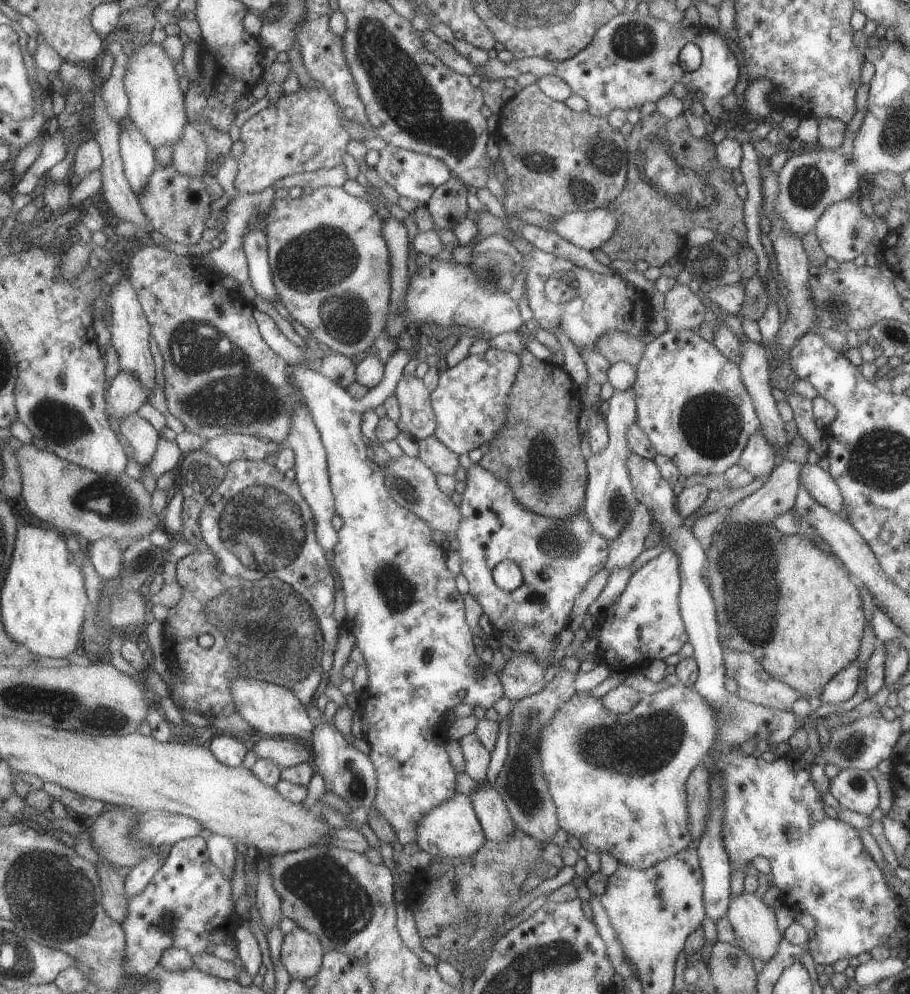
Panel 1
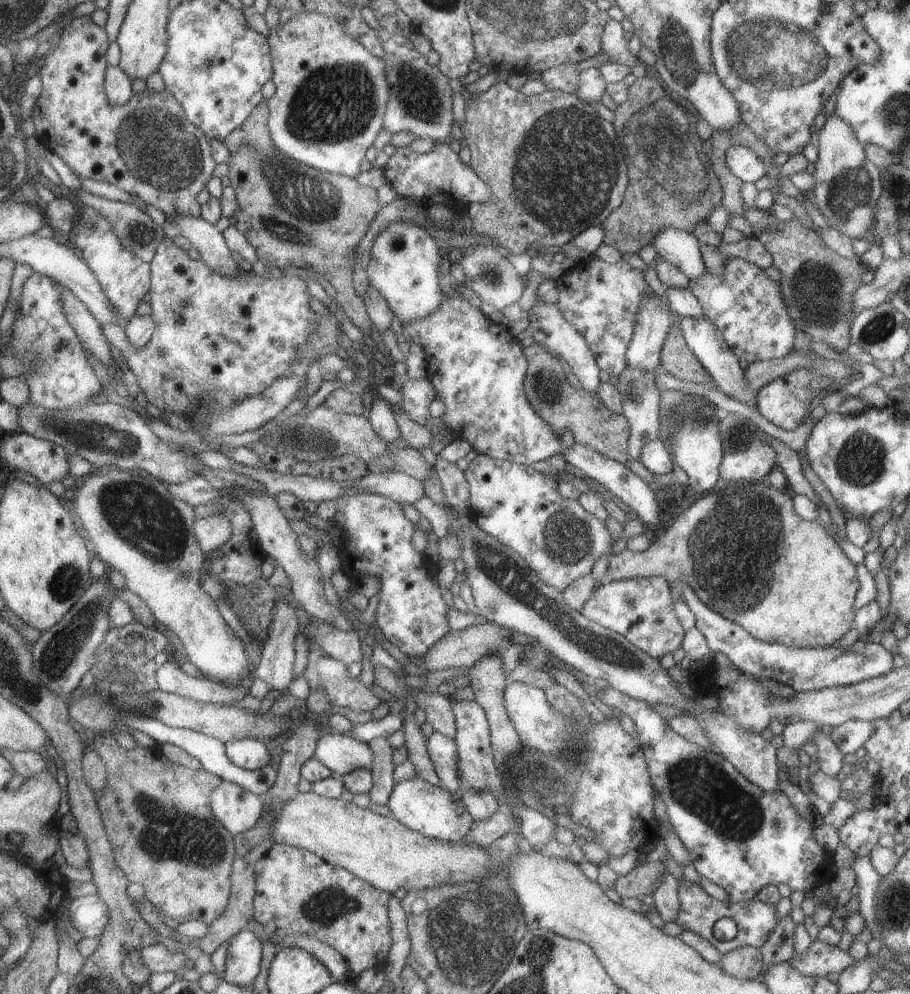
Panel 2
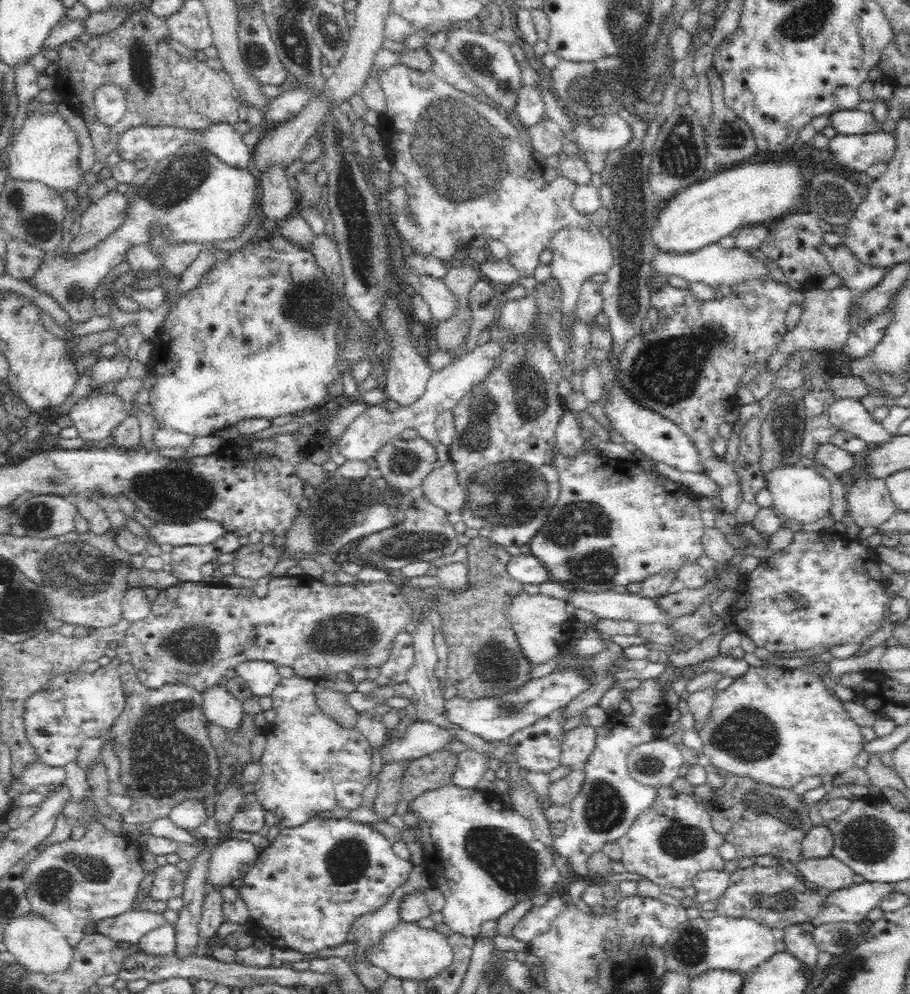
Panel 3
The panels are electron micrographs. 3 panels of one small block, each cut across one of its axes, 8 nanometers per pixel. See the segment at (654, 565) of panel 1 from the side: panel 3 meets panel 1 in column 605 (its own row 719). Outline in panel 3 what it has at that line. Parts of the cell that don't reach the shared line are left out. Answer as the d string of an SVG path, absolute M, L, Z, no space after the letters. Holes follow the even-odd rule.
M659 677L644 679L631 691L629 697L632 710L625 714L618 709L610 714L606 723L595 728L596 746L583 765L584 782L580 792L569 802L570 817L565 821L564 835L554 838L557 852L568 858L570 870L580 878L589 878L587 858L600 851L608 841L616 841L631 828L641 812L652 806L658 792L650 786L632 779L628 769L628 756L632 748L657 739L656 728L665 724L664 714L670 707L666 703L666 692L676 680L688 683L688 677L662 682Z

